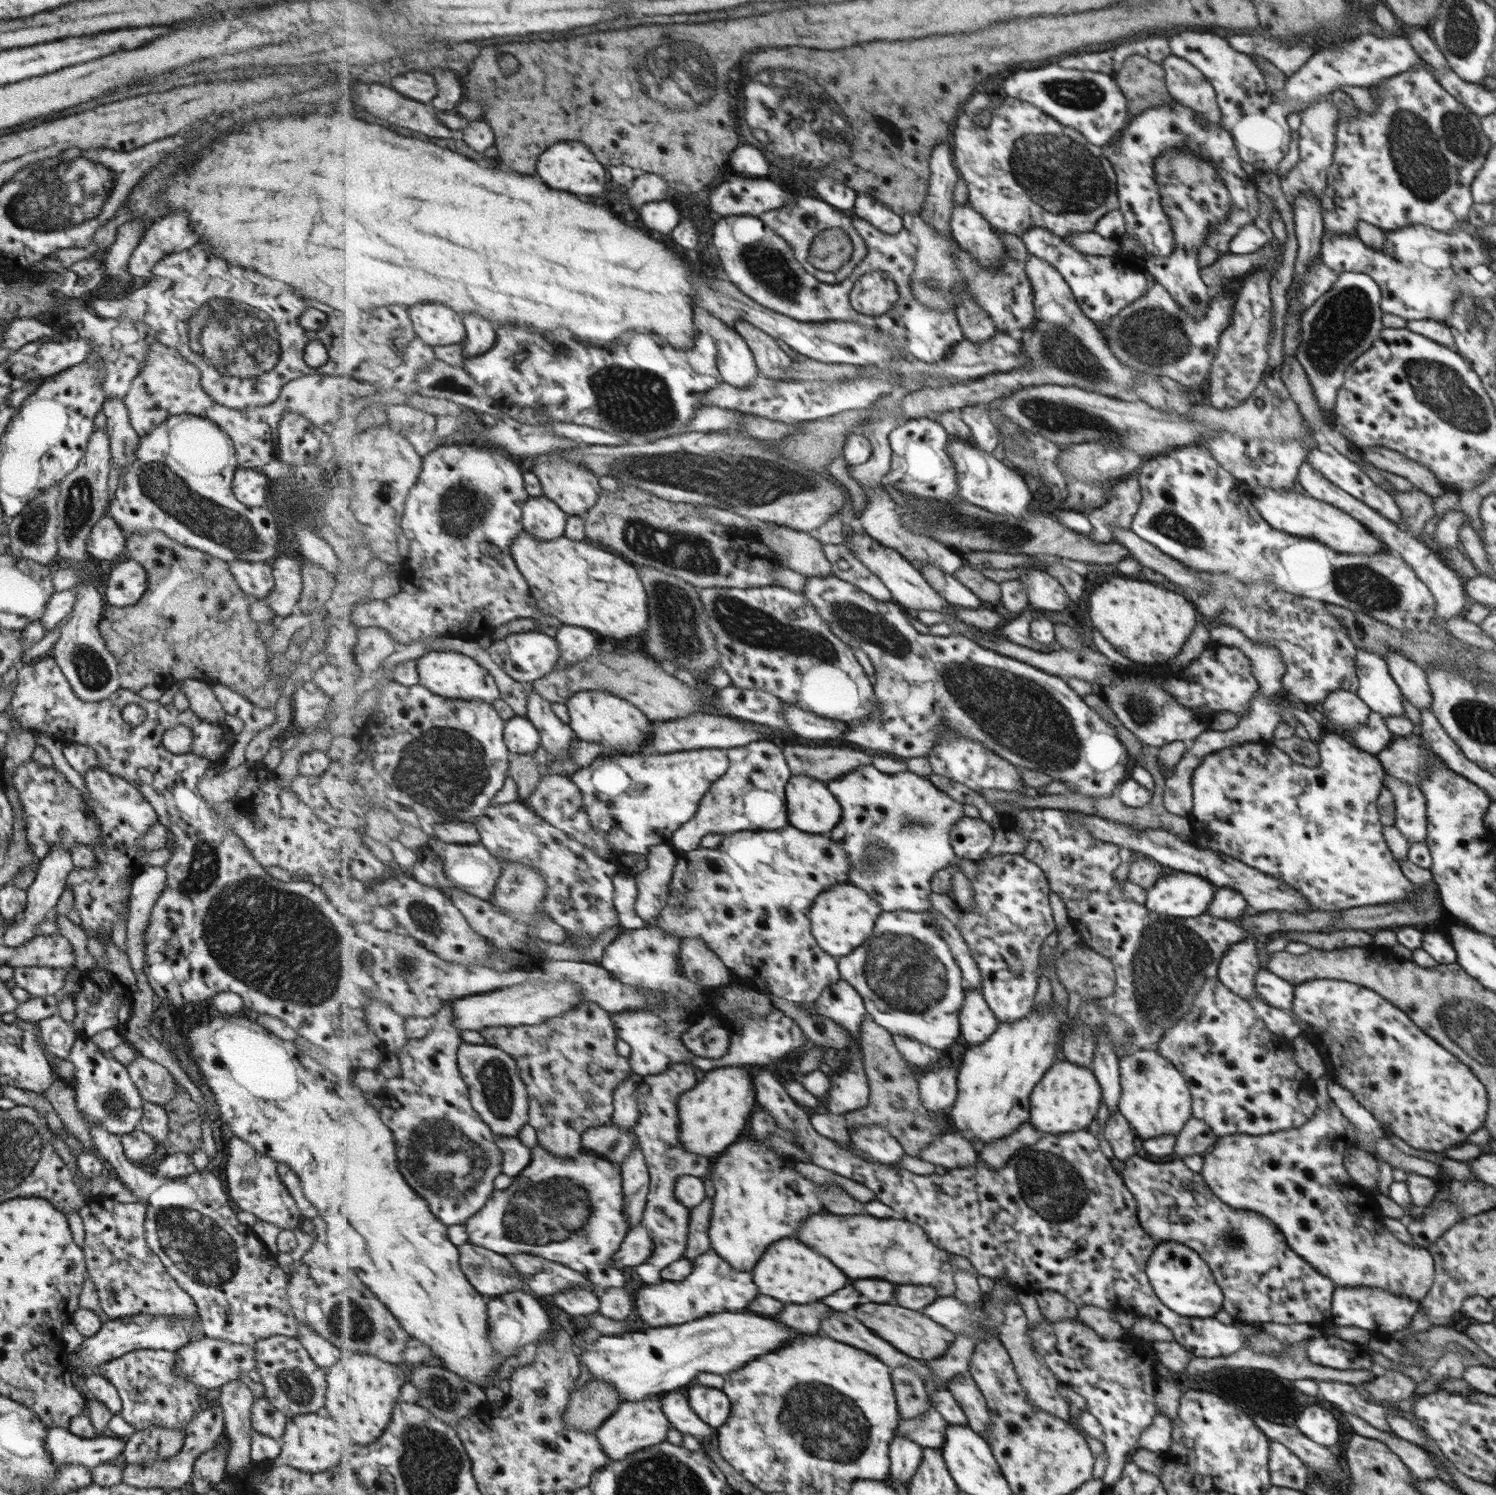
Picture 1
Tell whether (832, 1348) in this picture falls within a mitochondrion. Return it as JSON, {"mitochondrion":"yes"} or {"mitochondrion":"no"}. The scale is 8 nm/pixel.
{"mitochondrion":"no"}

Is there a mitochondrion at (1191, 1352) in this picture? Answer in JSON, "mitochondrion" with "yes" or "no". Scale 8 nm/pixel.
{"mitochondrion":"no"}

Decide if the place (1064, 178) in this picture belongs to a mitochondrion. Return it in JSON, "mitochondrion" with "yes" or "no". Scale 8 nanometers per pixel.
{"mitochondrion":"yes"}

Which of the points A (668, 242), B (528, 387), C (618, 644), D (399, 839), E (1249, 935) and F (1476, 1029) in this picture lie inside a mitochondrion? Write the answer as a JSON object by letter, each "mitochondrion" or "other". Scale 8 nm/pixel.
{"A":"other","B":"other","C":"other","D":"other","E":"other","F":"mitochondrion"}

